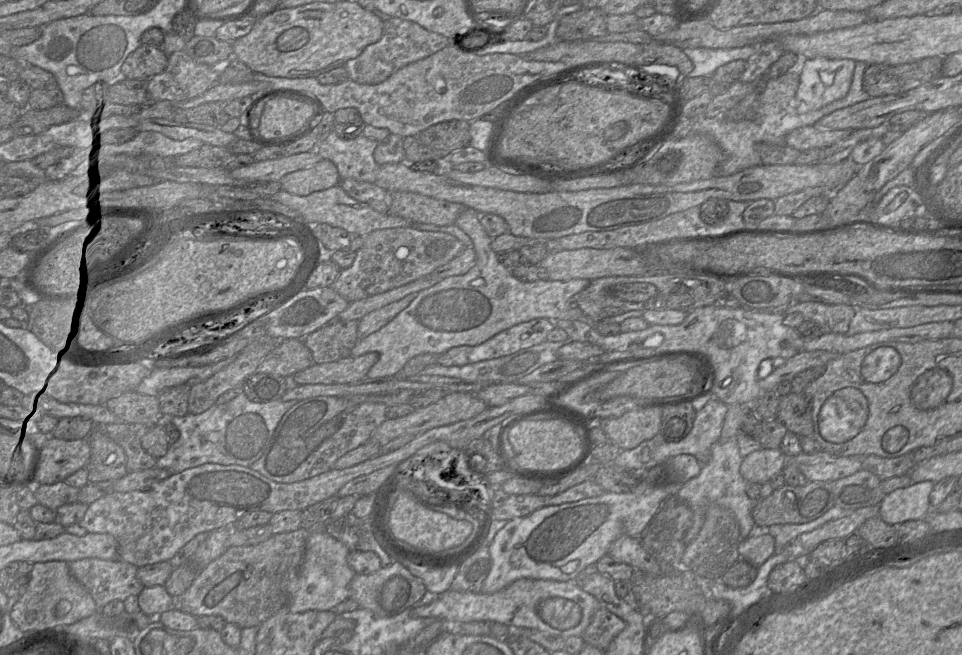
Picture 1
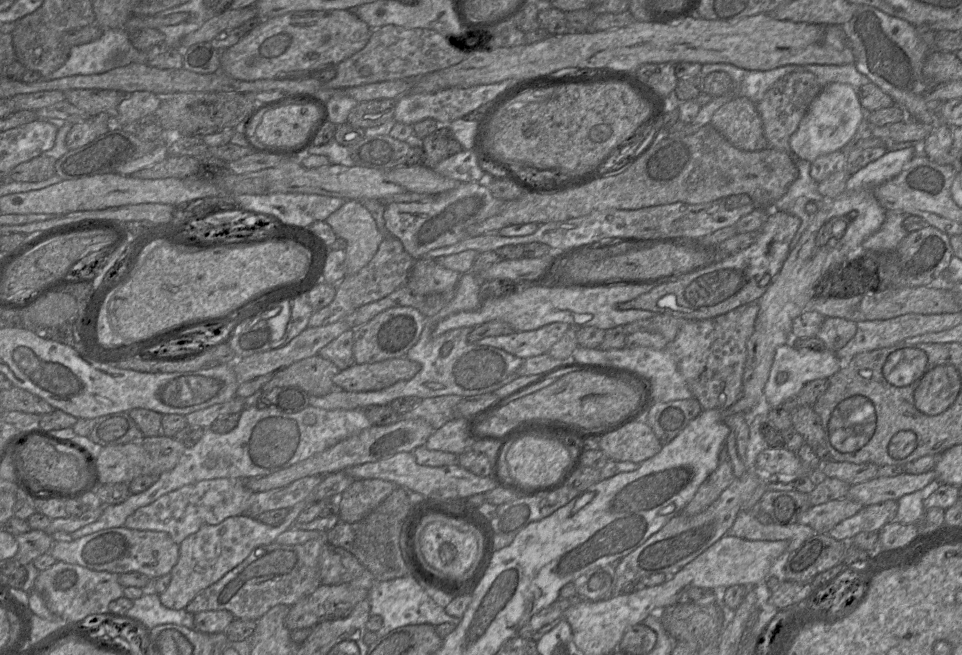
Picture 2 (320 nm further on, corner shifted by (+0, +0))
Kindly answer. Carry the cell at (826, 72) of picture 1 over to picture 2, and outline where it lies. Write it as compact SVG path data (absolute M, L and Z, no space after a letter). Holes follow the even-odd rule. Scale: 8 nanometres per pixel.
M830 83L813 99L808 110L799 123L797 130L791 135L789 144L792 155L796 158L813 162L817 157L845 148L856 136L864 117L856 88L845 83Z

